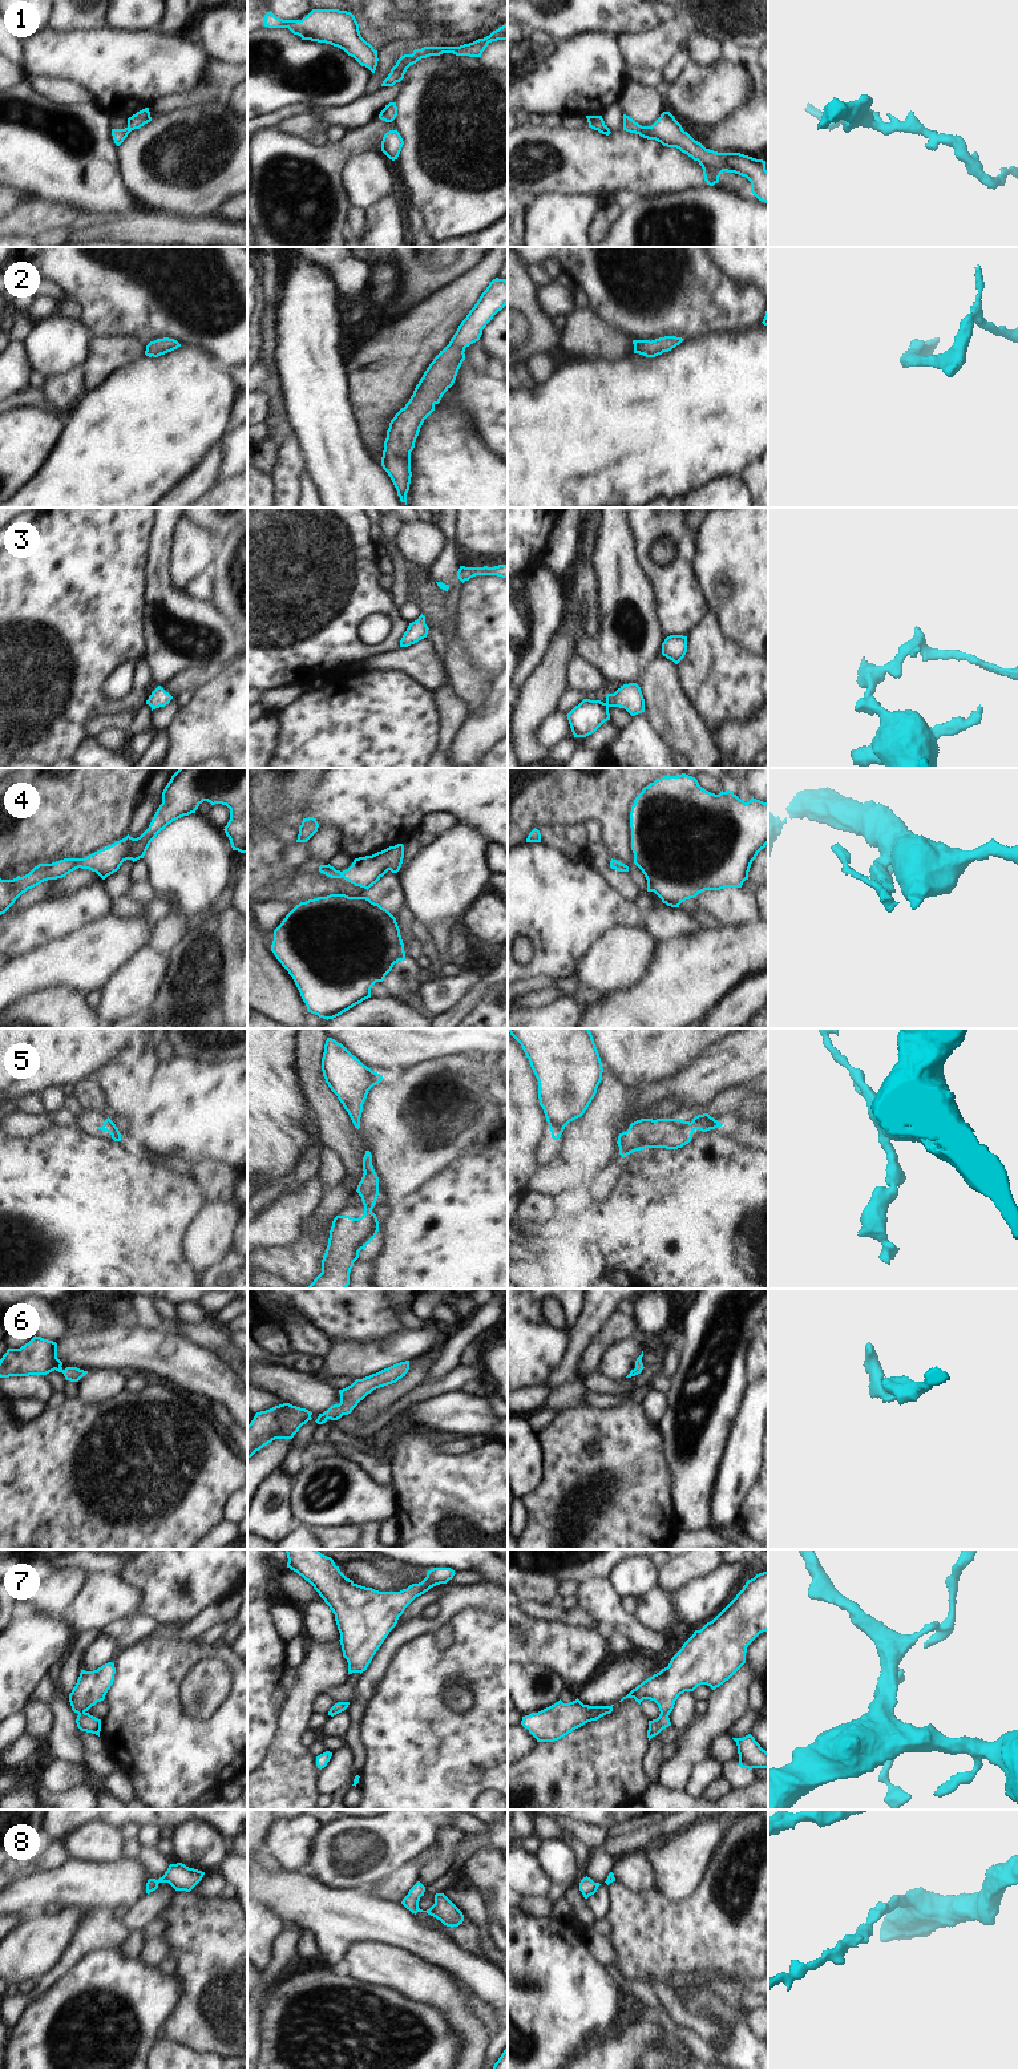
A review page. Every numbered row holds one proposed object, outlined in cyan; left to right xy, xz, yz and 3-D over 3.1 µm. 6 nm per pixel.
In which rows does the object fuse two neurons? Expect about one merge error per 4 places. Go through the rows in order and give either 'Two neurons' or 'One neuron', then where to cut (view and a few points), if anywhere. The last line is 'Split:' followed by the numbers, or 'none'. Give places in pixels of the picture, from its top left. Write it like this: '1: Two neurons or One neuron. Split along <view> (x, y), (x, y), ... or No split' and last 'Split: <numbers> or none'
1: One neuron. No split
2: One neuron. No split
3: One neuron. No split
4: One neuron. No split
5: One neuron. No split
6: One neuron. No split
7: One neuron. No split
8: One neuron. No split
Split: none

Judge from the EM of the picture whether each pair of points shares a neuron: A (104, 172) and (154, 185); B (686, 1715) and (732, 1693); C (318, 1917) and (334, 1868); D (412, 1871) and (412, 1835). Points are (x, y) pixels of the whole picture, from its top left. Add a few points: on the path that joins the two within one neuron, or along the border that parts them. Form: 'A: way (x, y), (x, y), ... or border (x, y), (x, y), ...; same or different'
A: border (117, 146), (118, 169), (128, 190), (136, 198); different
B: border (697, 1715), (679, 1733); different
C: border (314, 1876), (332, 1887), (359, 1888); different
D: border (415, 1859), (395, 1875); different

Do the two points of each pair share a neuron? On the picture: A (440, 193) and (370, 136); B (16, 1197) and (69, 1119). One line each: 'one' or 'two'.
A: two
B: two

